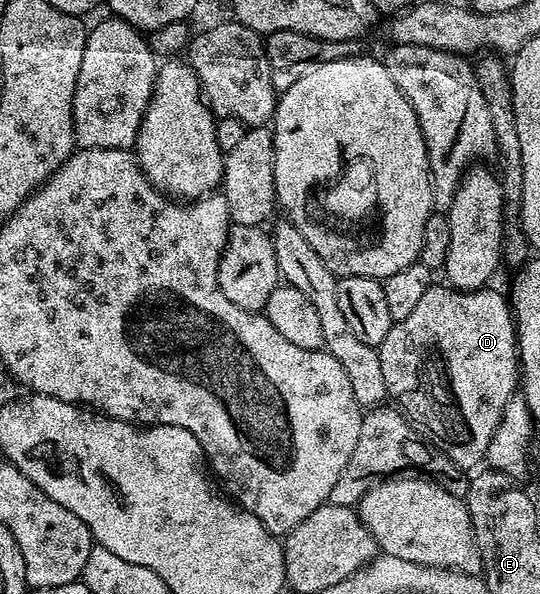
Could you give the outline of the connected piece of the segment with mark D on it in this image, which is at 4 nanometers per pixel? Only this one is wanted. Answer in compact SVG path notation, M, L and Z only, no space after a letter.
M433 284L426 288L420 303L406 320L392 323L386 340L378 347L388 398L409 422L421 431L429 430L436 437L435 449L450 456L450 460L466 472L487 459L490 440L502 420L506 404L517 393L521 377L510 302L492 289L456 290L447 284Z

